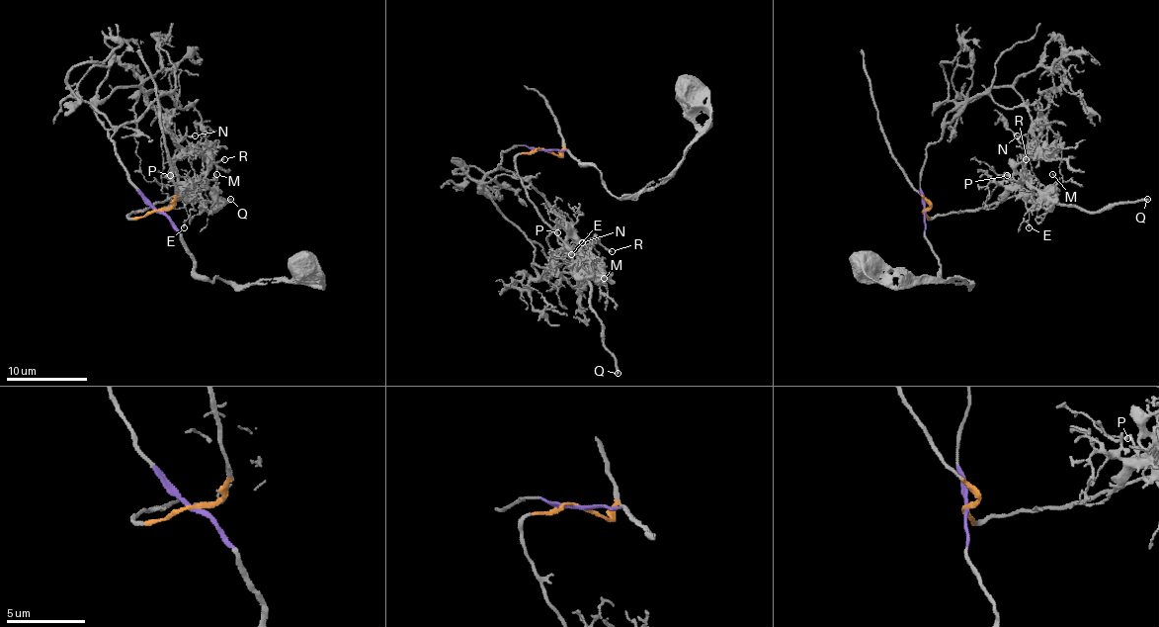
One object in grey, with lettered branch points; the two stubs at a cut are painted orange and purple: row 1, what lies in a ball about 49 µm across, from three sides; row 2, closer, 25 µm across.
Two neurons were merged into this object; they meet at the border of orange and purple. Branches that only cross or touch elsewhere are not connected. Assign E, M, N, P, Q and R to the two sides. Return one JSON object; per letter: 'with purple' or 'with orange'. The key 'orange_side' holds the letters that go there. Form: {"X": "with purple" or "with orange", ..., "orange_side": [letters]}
{"E": "with orange", "M": "with orange", "N": "with orange", "P": "with orange", "Q": "with orange", "R": "with orange", "orange_side": ["E", "M", "N", "P", "Q", "R"]}

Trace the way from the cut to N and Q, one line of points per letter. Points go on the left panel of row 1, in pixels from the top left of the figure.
N: (158, 210), (127, 216), (172, 198), (178, 188), (174, 157), (180, 151), (180, 141), (195, 135)
Q: (158, 210), (131, 219), (127, 216), (170, 196), (197, 200), (208, 212), (216, 204), (231, 198)

